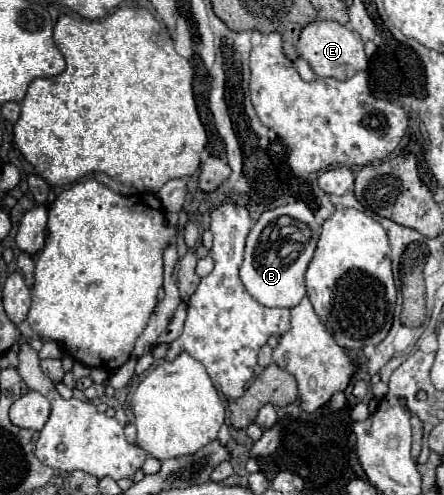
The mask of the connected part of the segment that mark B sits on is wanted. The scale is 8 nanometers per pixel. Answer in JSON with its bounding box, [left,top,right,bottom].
[241,201,321,307]

